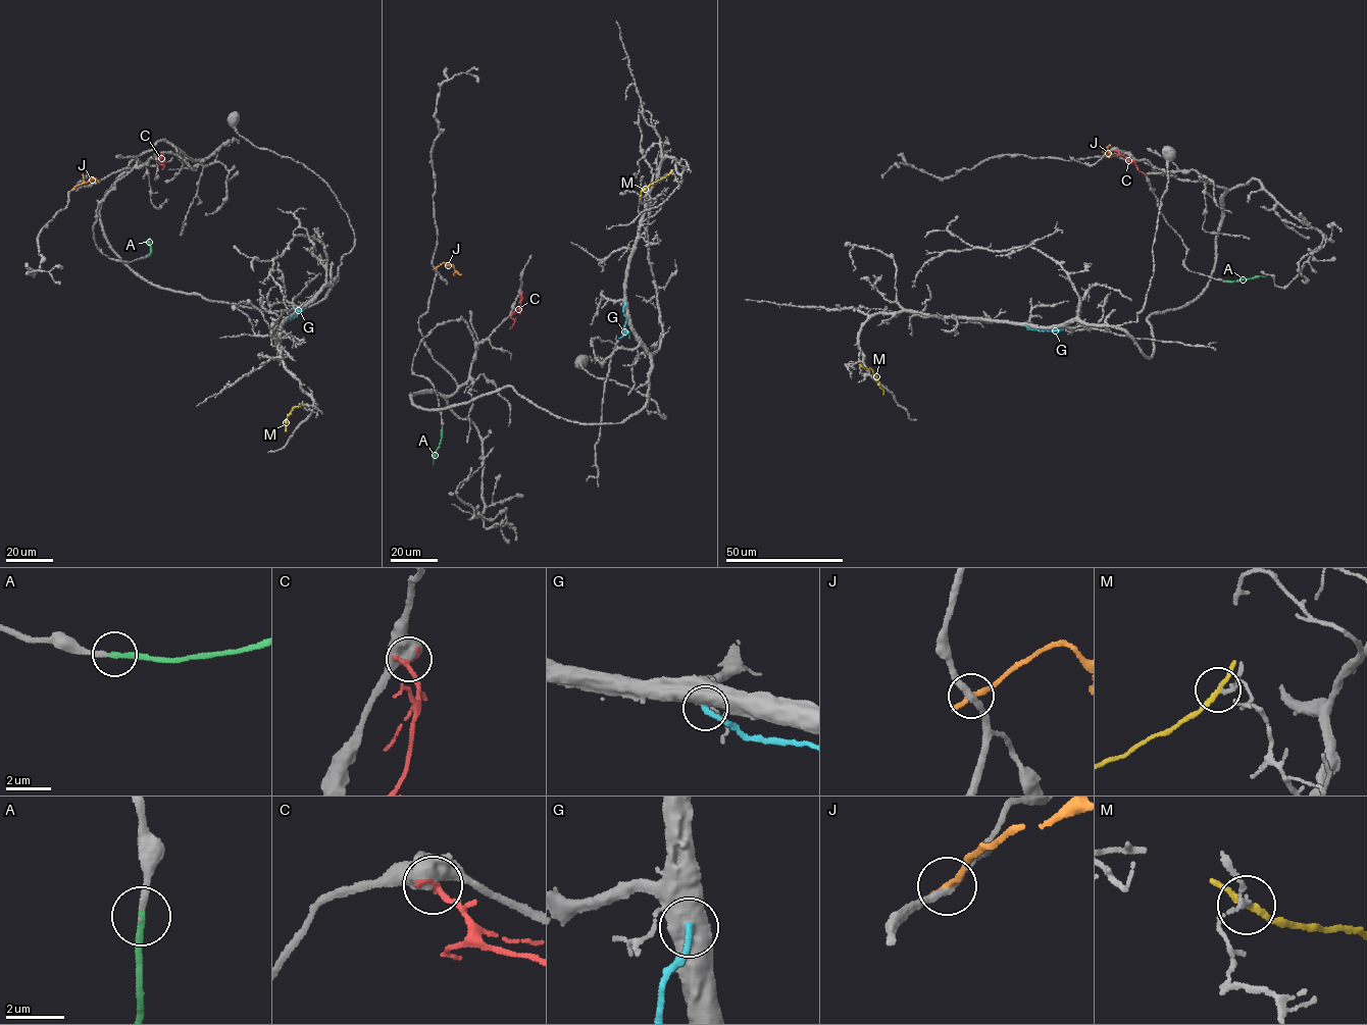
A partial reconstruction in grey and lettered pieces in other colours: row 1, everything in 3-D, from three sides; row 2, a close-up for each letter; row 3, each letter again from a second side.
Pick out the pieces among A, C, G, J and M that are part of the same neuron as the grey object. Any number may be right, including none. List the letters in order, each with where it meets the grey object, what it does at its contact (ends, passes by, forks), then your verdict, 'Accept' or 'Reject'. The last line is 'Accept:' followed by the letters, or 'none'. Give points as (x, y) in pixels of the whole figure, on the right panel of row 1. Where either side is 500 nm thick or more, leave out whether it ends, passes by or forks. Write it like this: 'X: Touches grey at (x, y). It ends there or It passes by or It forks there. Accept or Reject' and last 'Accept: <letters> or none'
A: Touches grey at (1225, 280). It ends there. Accept
C: Touches grey at (1115, 150). Reject
G: Touches grey at (1025, 326). Reject
J: Touches grey at (1109, 156). It ends there. Reject
M: Touches grey at (861, 366). It passes by. Reject
Accept: A

